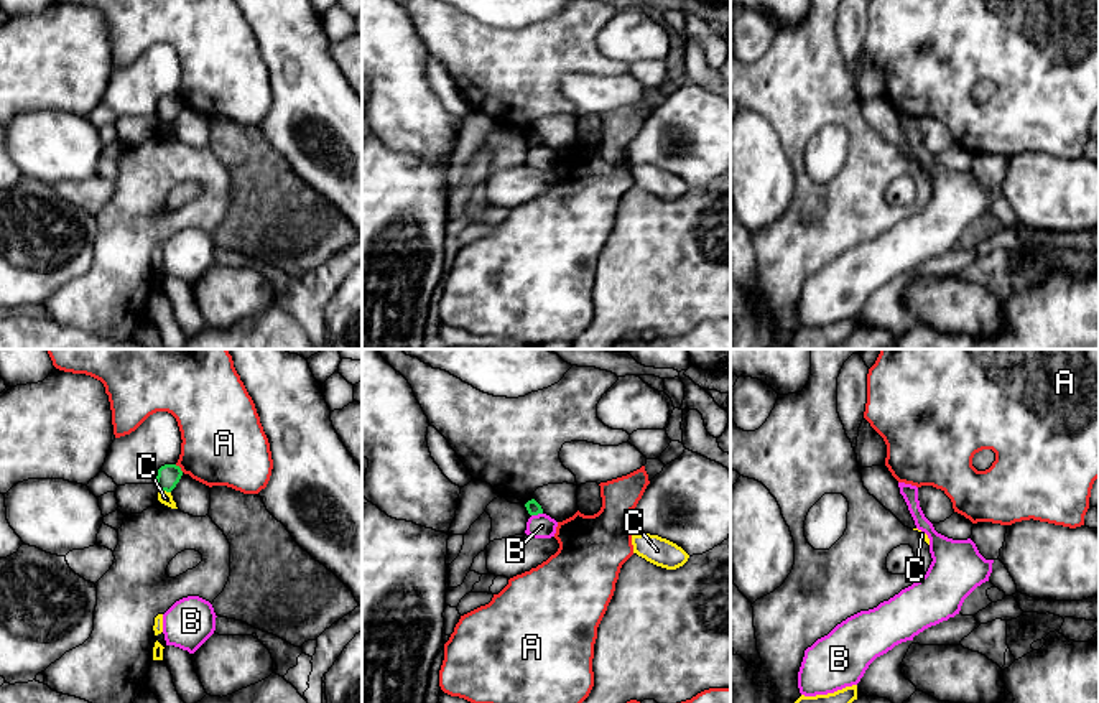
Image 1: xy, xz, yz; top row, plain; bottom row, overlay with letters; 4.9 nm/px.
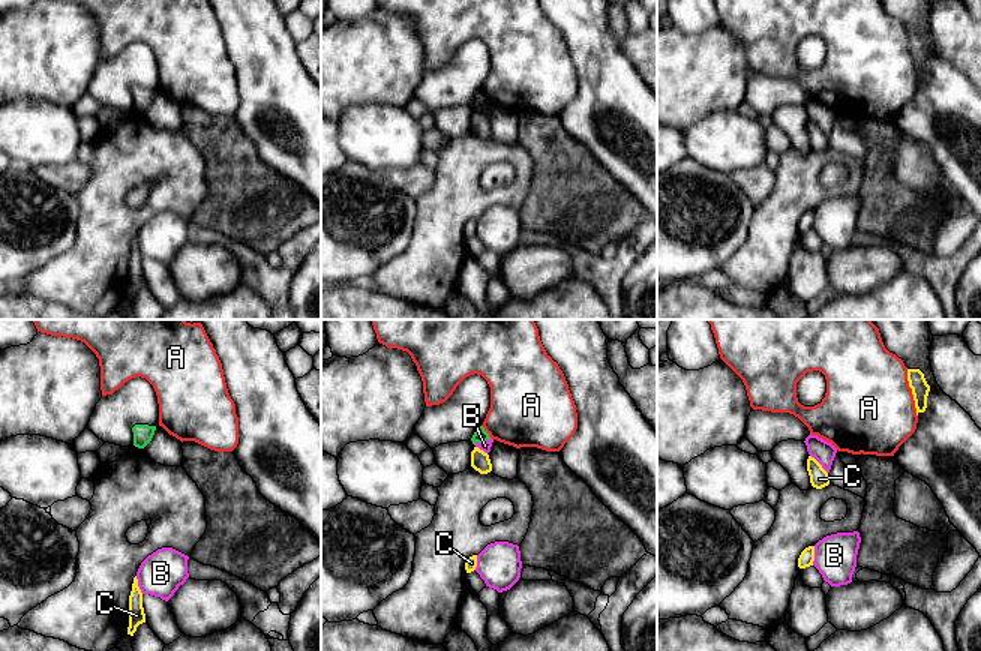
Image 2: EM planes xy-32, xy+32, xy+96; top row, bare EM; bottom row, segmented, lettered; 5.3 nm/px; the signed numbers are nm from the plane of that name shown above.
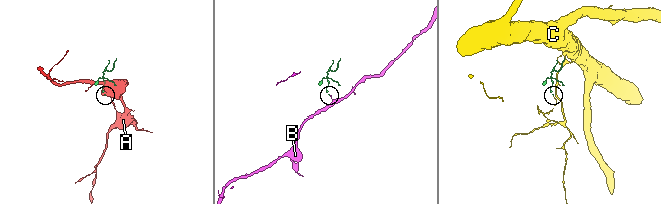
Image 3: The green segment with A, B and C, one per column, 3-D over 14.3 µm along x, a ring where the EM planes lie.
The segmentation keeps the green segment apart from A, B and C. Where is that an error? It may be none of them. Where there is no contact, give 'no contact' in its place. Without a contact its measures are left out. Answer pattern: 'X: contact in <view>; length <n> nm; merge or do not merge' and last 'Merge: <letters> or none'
A: contact in xy; length 60 nm; do not merge
B: contact in xz; length 60 nm; do not merge
C: contact in xy; length 60 nm; do not merge
Merge: none

